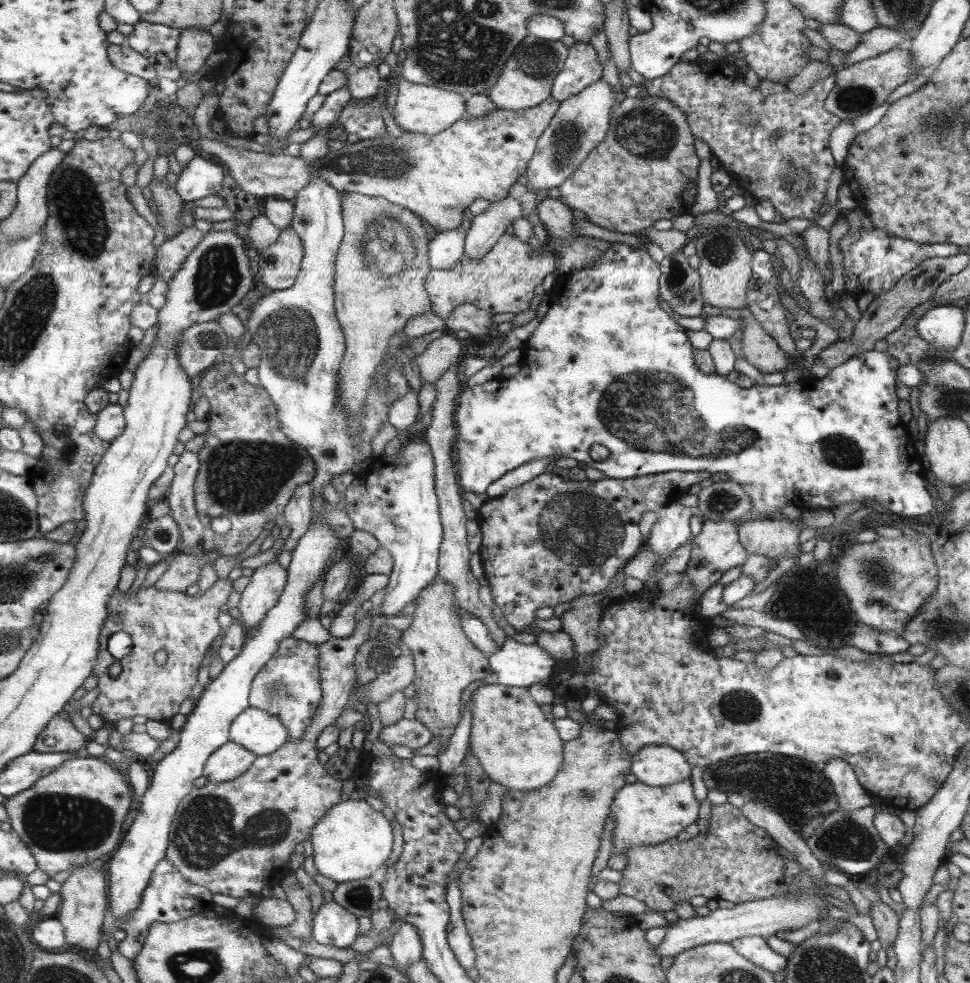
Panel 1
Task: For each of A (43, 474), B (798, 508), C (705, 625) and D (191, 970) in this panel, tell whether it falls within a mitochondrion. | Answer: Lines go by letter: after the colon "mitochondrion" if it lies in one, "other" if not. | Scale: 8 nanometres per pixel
A: mitochondrion
B: other
C: other
D: mitochondrion

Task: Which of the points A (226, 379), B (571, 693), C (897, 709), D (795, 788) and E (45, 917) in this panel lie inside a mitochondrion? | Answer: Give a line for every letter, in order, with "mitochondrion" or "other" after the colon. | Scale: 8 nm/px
A: other
B: other
C: other
D: mitochondrion
E: other

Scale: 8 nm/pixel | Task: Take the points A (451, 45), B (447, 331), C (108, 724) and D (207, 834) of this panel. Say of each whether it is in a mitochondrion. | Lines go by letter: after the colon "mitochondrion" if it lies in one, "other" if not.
A: mitochondrion
B: other
C: other
D: mitochondrion

